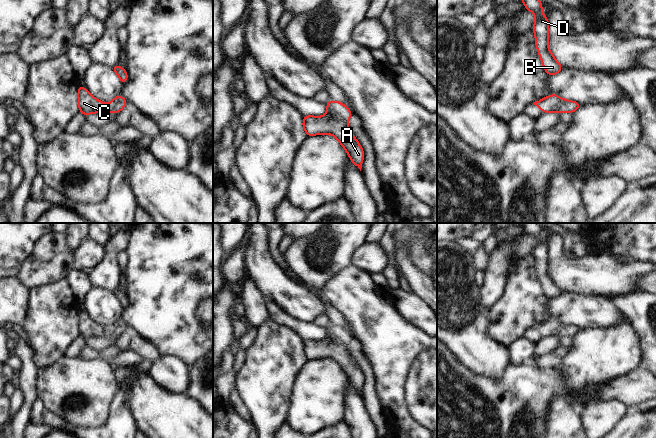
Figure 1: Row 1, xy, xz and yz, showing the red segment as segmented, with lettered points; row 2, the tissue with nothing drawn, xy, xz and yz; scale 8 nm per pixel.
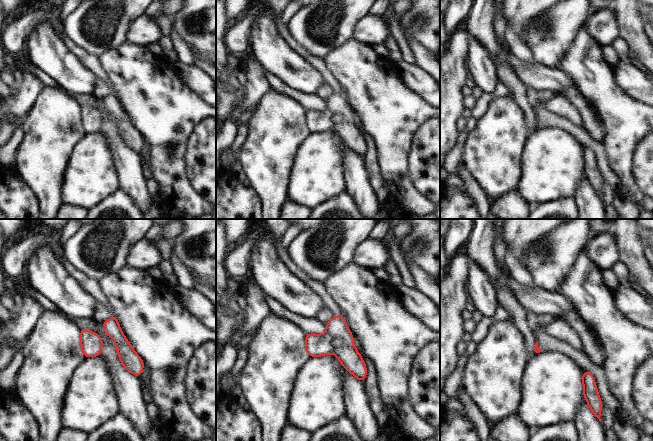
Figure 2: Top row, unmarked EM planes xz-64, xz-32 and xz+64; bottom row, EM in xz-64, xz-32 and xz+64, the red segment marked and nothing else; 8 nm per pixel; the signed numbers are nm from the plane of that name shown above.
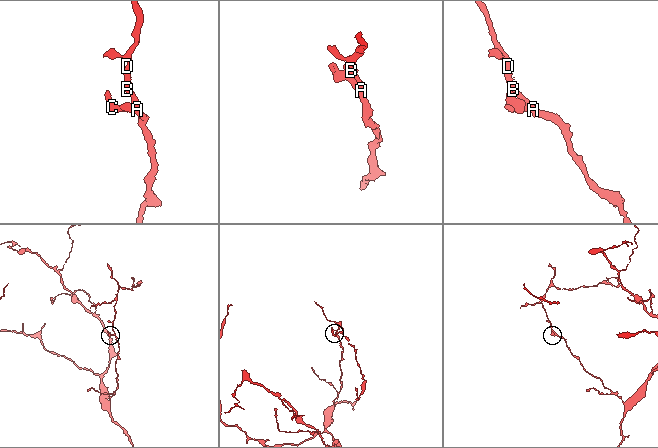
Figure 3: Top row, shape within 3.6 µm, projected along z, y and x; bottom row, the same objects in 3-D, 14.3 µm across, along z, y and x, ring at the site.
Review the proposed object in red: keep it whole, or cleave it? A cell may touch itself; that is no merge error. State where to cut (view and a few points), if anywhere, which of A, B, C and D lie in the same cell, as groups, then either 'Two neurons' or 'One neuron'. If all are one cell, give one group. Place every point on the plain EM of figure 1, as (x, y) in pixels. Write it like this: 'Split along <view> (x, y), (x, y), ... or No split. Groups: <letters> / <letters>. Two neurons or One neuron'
No split. Groups: A B C D. One neuron

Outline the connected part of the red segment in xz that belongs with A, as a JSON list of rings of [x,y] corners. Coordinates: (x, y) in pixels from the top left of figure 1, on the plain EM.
[[[328,324],[327,337],[321,341],[305,339],[302,350],[308,361],[313,359],[331,358],[338,363],[348,377],[351,386],[360,393],[364,383],[364,374],[348,352],[348,345],[353,339],[350,332],[342,326]]]

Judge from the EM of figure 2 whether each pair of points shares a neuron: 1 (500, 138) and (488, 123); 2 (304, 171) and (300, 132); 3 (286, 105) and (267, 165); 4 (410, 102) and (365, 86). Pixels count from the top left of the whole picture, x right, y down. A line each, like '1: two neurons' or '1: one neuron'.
1: one neuron
2: two neurons
3: one neuron
4: one neuron

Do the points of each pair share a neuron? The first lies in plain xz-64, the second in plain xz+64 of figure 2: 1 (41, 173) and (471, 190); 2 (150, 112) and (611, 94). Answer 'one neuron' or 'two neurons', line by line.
1: two neurons
2: one neuron

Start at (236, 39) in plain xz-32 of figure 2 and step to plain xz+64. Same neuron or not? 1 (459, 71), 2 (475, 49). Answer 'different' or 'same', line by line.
1: same
2: different

